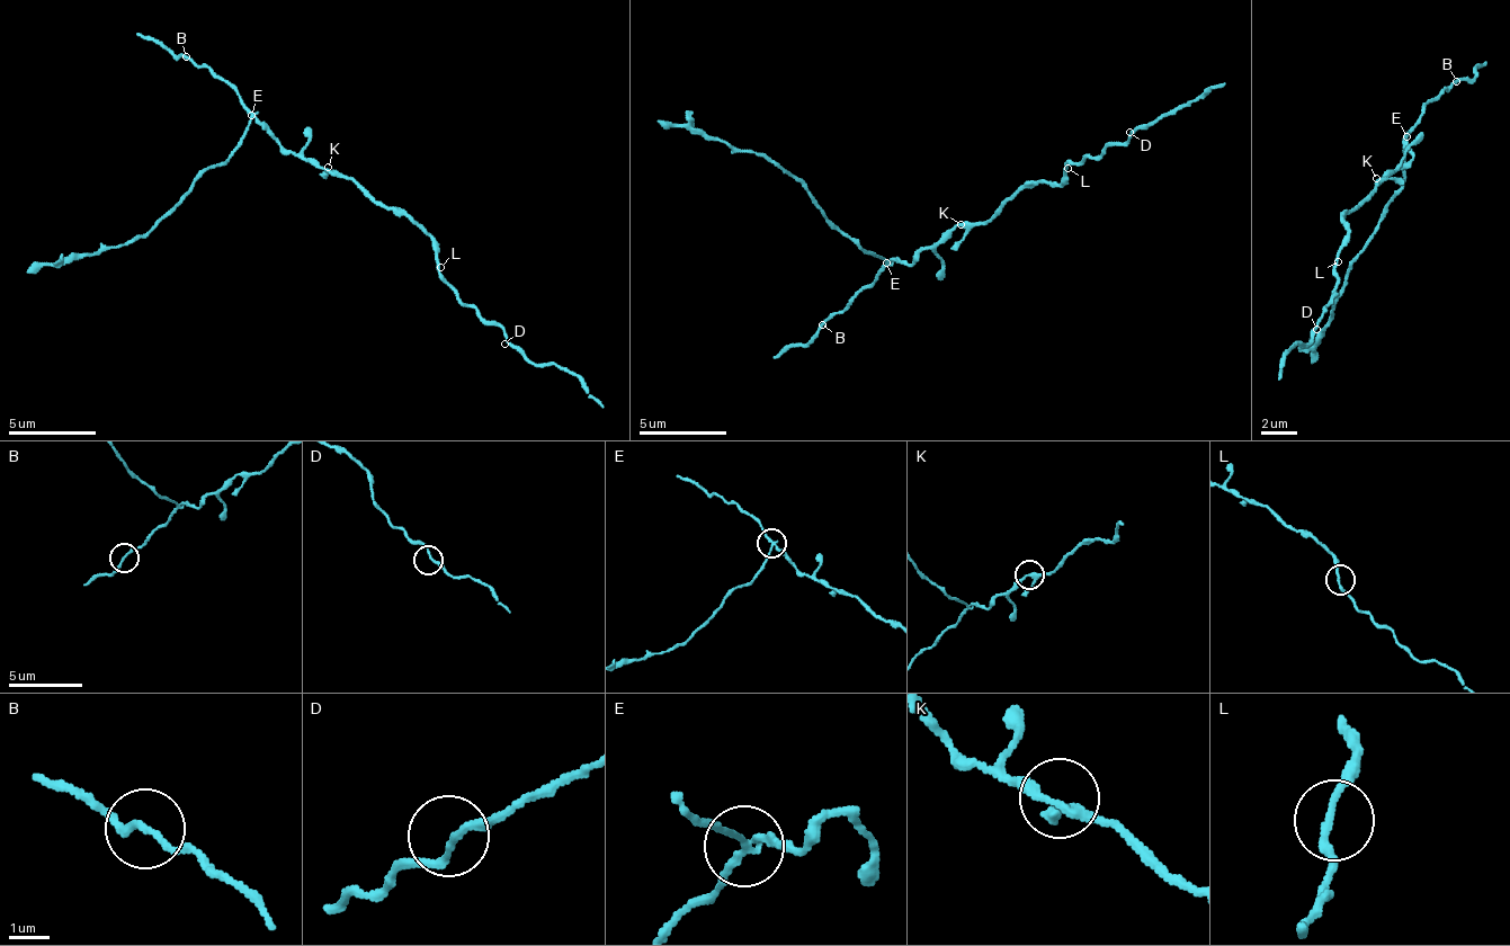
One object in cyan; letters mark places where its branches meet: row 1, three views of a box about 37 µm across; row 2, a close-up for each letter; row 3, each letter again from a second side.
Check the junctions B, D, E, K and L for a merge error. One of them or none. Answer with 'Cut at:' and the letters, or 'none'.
Cut at: E

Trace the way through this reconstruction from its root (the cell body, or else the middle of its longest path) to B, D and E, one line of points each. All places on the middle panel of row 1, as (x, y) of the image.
B: (959, 223), (913, 261), (888, 262), (823, 323)
D: (959, 223), (994, 219), (1024, 187), (1061, 184), (1071, 160), (1083, 161), (1108, 146), (1126, 144), (1129, 132)
E: (959, 223), (956, 228), (947, 229), (935, 244), (926, 246), (913, 261), (885, 264)

